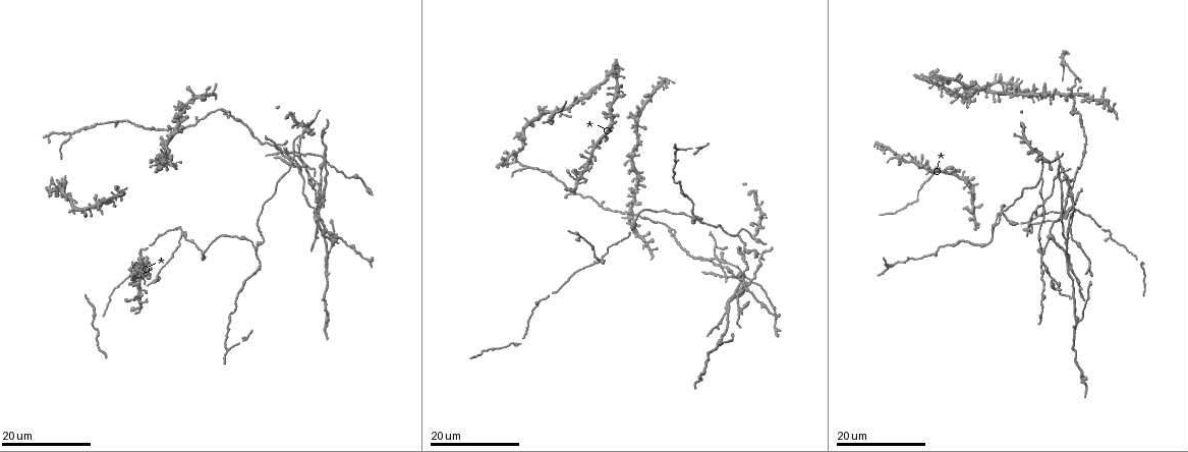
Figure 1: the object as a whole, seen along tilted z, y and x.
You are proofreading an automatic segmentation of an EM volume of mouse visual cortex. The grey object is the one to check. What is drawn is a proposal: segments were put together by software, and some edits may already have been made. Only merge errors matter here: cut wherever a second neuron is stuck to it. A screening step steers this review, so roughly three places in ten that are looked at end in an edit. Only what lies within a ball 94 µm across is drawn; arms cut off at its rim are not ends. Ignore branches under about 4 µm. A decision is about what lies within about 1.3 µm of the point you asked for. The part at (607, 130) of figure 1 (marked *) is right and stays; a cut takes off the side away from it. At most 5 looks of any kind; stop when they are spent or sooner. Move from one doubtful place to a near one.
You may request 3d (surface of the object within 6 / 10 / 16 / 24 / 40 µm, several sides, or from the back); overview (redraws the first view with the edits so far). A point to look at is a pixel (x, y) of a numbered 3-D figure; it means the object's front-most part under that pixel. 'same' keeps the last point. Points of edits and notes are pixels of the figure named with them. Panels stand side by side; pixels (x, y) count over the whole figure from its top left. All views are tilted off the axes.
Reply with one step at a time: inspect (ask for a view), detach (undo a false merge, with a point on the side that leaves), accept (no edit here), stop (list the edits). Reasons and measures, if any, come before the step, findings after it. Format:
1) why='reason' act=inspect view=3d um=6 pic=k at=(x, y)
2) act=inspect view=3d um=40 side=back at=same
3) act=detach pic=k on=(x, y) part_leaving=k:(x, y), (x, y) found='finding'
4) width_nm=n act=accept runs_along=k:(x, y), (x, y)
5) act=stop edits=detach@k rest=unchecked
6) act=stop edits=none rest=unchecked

why='small branch off a trunk' act=inspect view=3d um=24 pic=1 at=(575, 181)

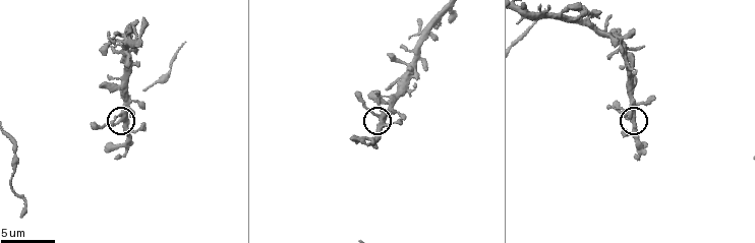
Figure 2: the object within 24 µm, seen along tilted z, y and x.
why='closer look' act=inspect view=3d um=6 pic=2 at=(631, 122)

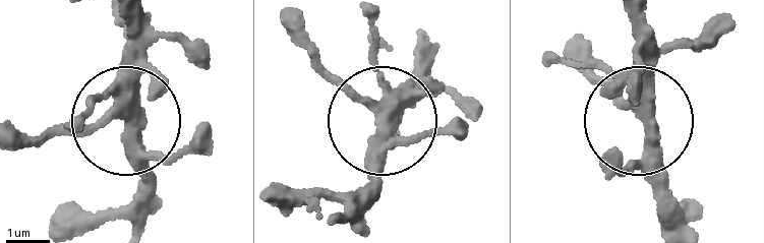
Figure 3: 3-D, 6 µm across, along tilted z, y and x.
side_arm_um=31 arms=4 act=accept found='all the same neuron'

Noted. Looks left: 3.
why='arms part here' act=inspect view=3d um=24 pic=1 at=(295, 154)

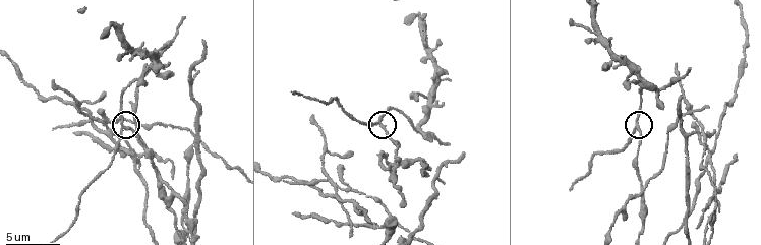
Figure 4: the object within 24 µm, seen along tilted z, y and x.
act=inspect view=3d um=6 pic=4 at=(640, 126)

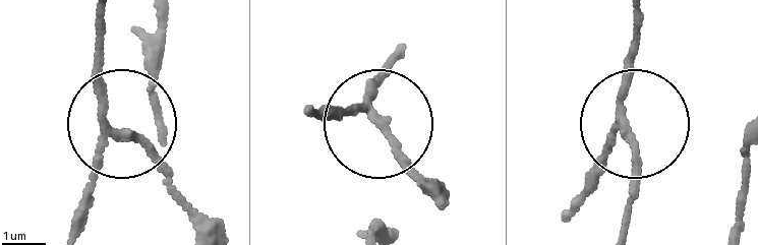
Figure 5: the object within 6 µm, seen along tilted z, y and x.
side_arm_um=25 act=detach pic=5 on=(165, 169) part_leaving=5:(123, 141), (210, 235) found='two neurons meet here'

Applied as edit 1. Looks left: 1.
why='four arms meet' act=inspect view=3d um=16 pic=4 at=(665, 88)

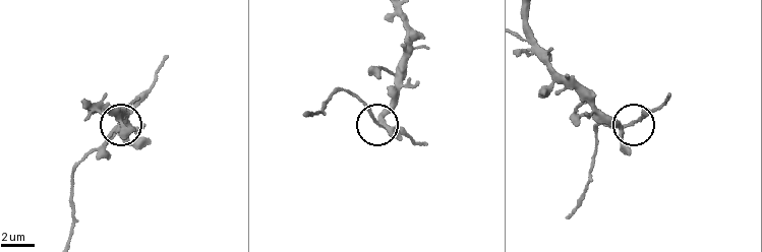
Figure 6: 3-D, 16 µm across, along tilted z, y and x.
arms=4 act=accept found='all the same neuron'

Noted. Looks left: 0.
act=stop edits=detach@5 rest=unchecked

